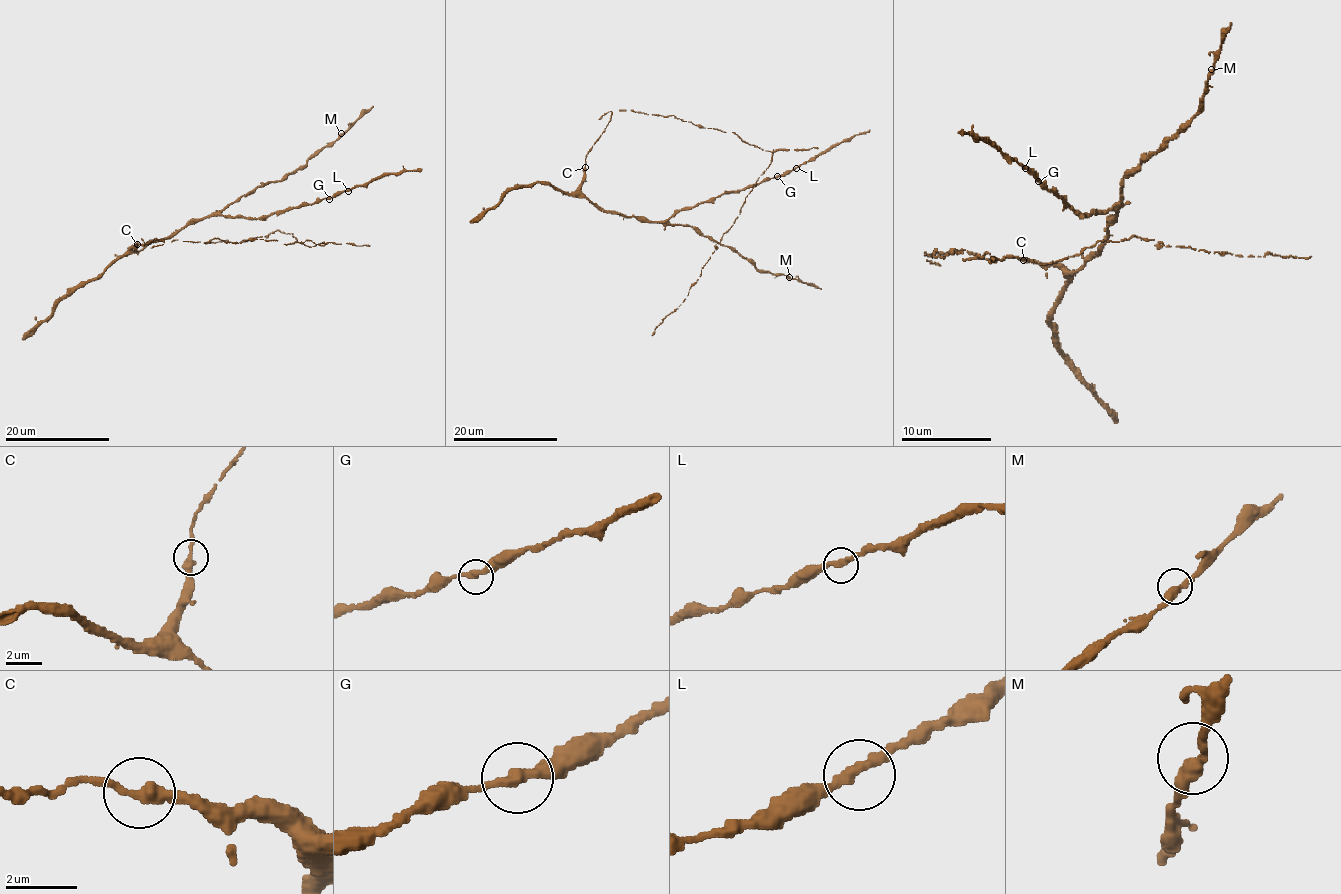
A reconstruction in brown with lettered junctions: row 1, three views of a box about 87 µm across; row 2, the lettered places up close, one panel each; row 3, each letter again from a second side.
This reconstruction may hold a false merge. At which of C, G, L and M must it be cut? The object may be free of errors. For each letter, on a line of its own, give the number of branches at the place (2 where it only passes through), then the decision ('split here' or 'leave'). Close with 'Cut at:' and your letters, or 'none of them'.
C: 2 | split here
G: 2 | leave
L: 2 | leave
M: 2 | leave
Cut at: C

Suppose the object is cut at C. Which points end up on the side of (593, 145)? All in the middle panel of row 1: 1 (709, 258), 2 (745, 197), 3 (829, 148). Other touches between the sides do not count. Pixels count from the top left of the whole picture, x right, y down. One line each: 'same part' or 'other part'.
1: same part
2: same part
3: other part

